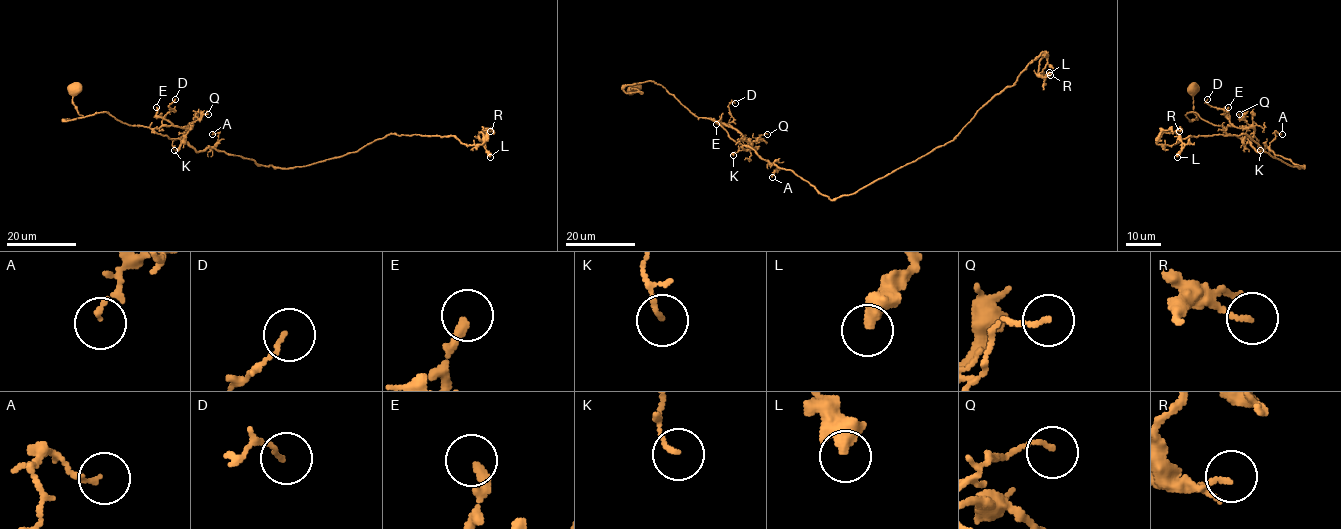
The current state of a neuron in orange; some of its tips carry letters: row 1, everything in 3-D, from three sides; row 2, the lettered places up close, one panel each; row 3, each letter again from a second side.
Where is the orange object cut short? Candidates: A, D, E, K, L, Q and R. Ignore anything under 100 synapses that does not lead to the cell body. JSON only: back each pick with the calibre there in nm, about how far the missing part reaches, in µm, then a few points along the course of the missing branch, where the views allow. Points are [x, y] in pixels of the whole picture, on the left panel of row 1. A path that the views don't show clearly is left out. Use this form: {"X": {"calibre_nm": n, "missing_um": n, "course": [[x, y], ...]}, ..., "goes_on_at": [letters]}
{"goes_on_at": []}

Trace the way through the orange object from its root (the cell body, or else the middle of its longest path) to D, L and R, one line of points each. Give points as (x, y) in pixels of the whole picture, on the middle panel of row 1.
D: (633, 89), (641, 92), (624, 90), (653, 81), (696, 116), (722, 126), (733, 120), (729, 104), (735, 103)
L: (633, 89), (641, 92), (624, 90), (660, 84), (835, 200), (950, 142), (1041, 52), (1039, 74), (1049, 72)
R: (633, 89), (641, 92), (624, 90), (660, 84), (835, 200), (950, 142), (1041, 52), (1050, 75)

